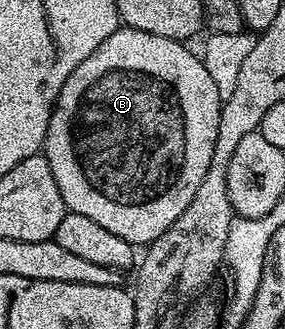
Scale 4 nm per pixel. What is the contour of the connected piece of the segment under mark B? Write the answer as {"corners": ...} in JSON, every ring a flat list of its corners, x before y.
{"corners":[[122,27,116,29,71,75,67,75,67,83,59,91,57,101,53,104,53,114,47,123,47,135,45,136,45,148,43,156,47,163,51,163,51,175,55,175,55,183,59,183,59,195,63,195,63,203,66,210,79,215,87,215,99,227,112,231,119,235,129,245,134,247,148,247,183,211,187,211,187,203,195,196,199,183,203,183,203,175,207,175,207,167,211,167,211,155,215,151,215,135,219,131,219,115,221,114,222,97,215,83,211,79,207,67,201,62,196,52,189,50,188,44,176,41,175,39,163,39,163,35,151,35,147,31]]}

